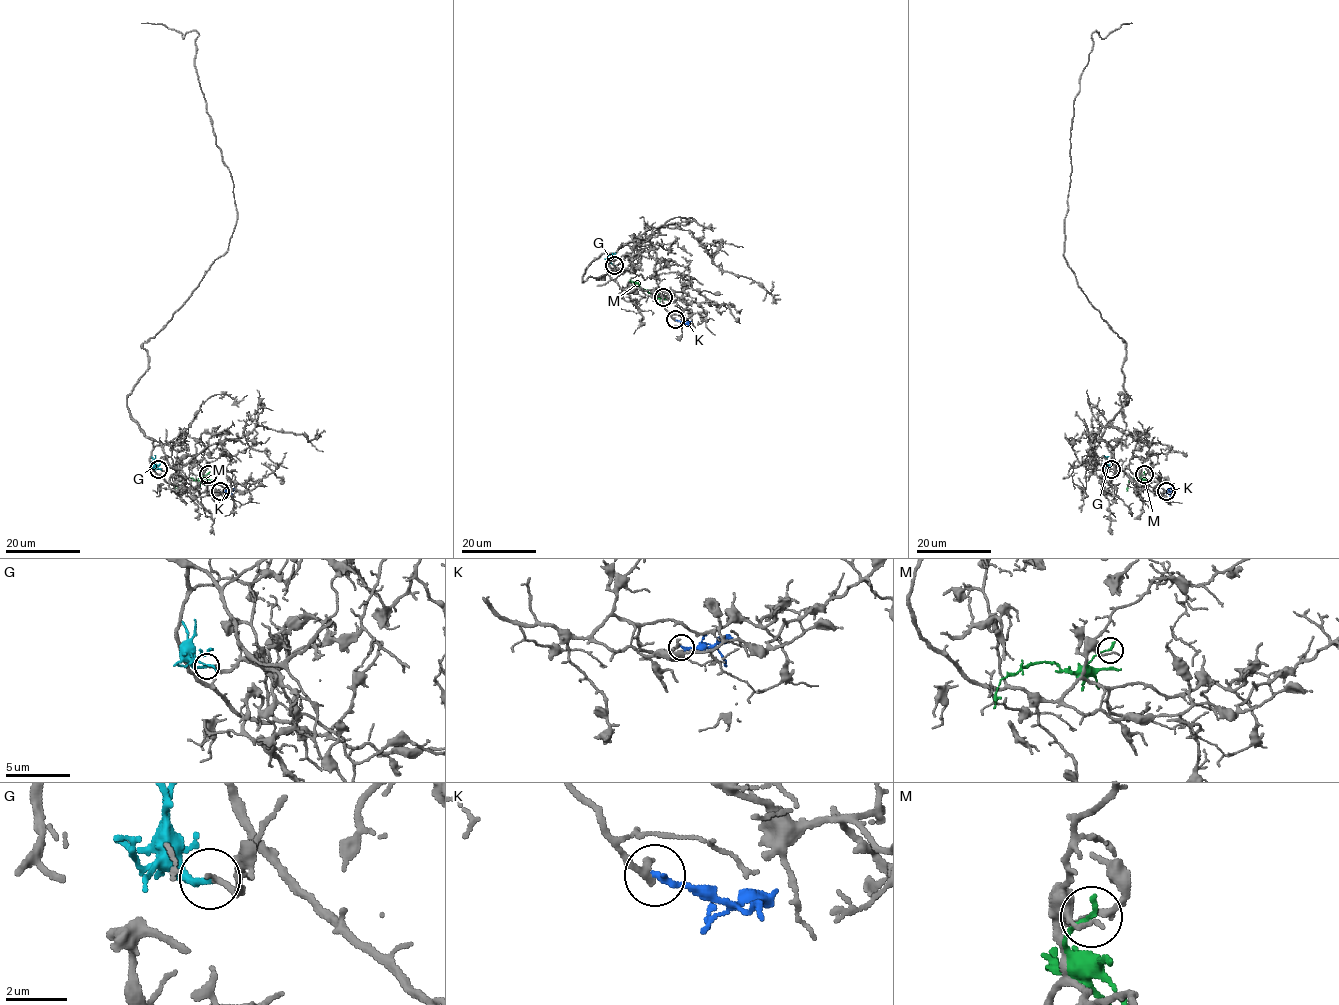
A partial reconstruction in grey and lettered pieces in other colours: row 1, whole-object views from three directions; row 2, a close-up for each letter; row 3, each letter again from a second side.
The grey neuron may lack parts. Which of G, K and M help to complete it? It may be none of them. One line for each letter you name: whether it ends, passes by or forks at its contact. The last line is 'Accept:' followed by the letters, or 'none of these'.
G: it ends
Accept: G

